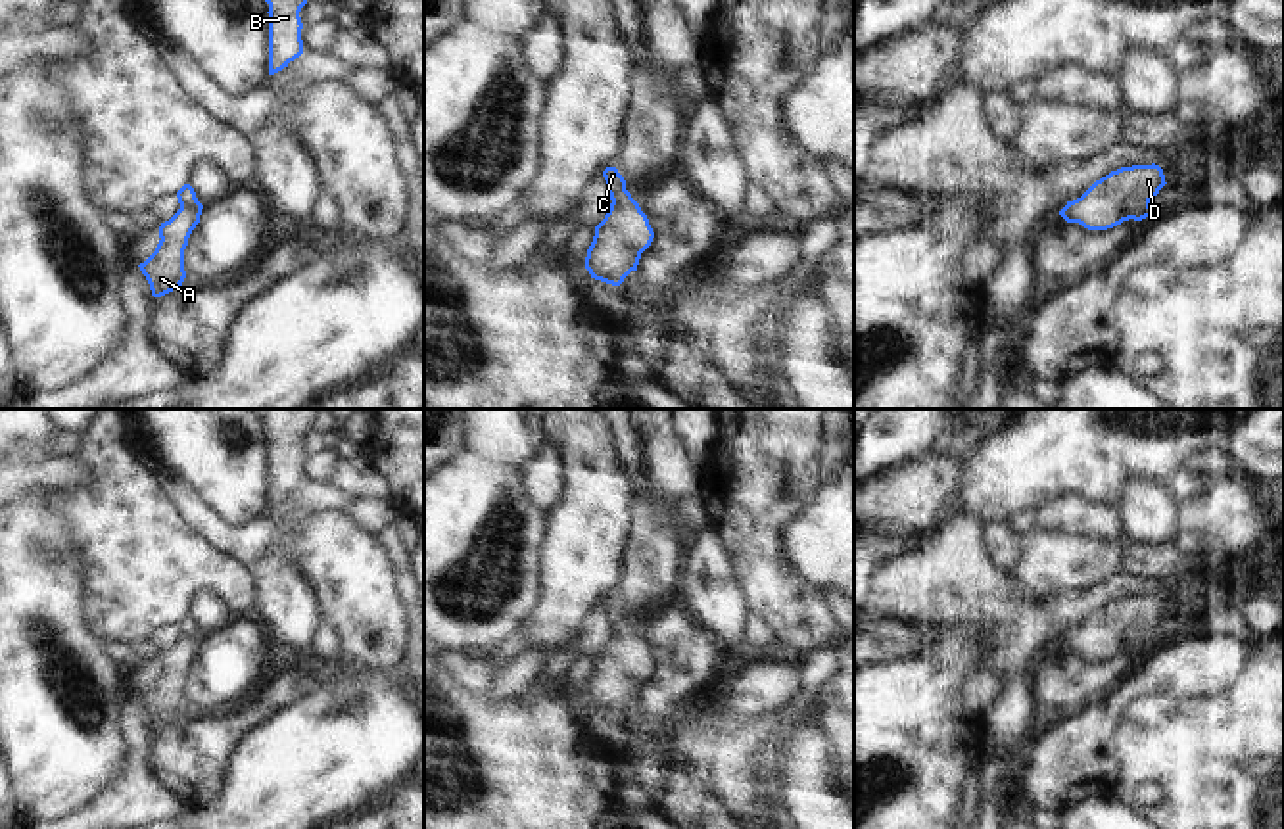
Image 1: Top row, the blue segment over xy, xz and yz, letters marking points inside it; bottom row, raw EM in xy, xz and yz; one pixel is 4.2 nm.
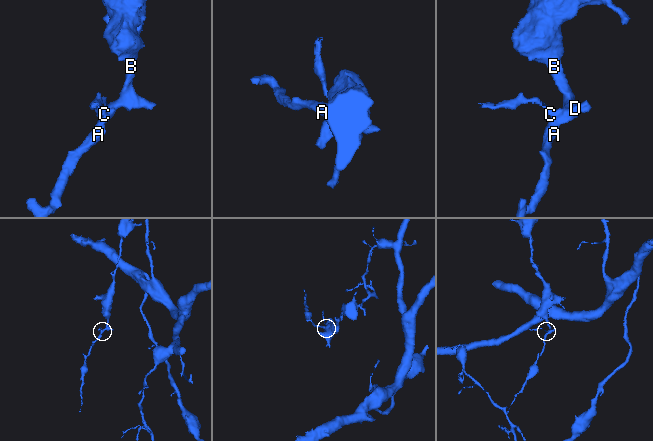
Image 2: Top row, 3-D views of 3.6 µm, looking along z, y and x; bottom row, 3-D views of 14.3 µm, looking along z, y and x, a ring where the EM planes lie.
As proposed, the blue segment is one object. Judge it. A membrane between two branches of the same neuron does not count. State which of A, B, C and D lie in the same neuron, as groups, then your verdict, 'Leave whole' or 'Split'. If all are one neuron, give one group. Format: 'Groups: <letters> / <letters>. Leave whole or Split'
Groups: A B D / C. Split.

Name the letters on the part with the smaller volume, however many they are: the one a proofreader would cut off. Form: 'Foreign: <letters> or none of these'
Foreign: C

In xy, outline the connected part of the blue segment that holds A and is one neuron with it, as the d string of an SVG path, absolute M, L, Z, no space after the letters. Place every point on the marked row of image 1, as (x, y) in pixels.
M200 201L180 207L169 221L159 226L159 244L155 251L140 263L152 296L161 297L186 278L184 249L196 225L200 223L203 205Z

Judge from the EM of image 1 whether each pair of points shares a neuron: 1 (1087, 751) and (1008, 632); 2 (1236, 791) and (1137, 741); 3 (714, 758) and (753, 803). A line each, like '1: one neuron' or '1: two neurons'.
1: two neurons
2: one neuron
3: one neuron

